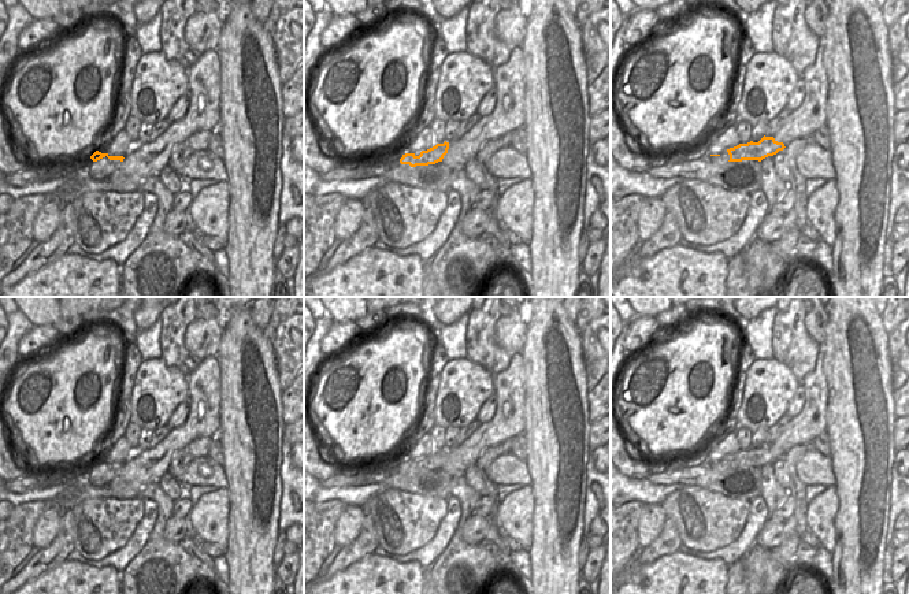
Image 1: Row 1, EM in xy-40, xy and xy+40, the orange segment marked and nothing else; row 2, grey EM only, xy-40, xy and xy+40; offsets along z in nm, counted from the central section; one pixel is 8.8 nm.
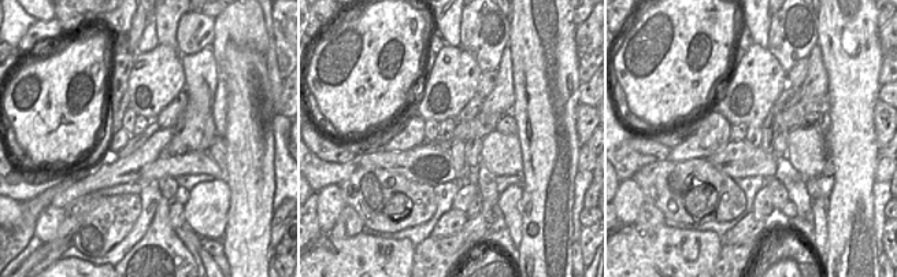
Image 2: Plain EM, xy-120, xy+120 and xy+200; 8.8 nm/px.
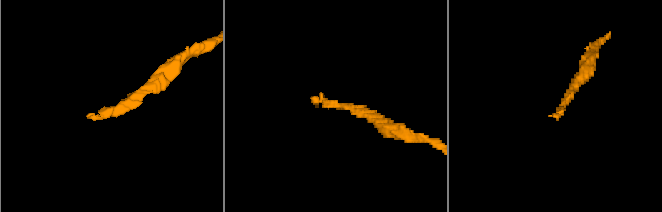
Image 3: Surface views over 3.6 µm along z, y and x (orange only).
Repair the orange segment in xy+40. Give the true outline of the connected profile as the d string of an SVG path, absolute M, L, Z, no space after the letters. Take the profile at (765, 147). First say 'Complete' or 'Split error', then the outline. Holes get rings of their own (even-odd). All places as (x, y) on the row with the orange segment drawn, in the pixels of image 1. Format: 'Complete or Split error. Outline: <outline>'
Complete. Outline: M763 137L758 142L739 144L734 148L727 149L730 155L728 162L742 162L742 160L758 160L768 156L776 155L779 151L783 151L786 146L783 142L778 142L773 137Z

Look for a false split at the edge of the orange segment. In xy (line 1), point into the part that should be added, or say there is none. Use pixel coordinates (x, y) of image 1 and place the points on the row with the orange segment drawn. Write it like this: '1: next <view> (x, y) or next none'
1: next none

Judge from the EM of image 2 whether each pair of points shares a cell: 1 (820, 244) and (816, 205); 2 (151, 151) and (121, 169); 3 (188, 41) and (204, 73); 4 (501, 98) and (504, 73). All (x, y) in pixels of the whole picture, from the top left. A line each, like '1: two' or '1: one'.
1: one
2: one
3: two
4: one

